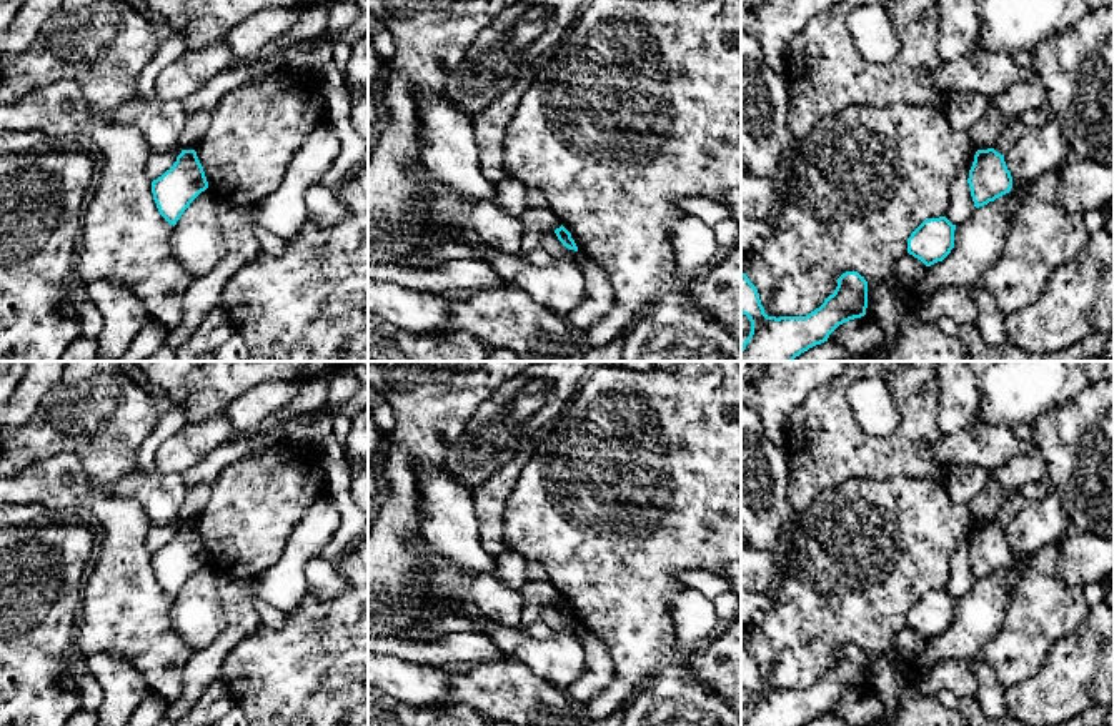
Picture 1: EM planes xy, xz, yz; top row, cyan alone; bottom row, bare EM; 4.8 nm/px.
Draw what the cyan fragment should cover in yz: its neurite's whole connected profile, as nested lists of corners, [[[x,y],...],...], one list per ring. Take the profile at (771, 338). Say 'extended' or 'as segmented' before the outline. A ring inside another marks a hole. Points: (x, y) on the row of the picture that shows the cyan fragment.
as segmented; [[[741,271],[741,313],[751,321],[751,333],[741,346],[741,361],[793,361],[809,348],[828,341],[829,335],[843,323],[861,318],[868,308],[868,281],[858,271],[846,271],[838,278],[838,286],[824,303],[806,316],[768,316],[756,286]]]

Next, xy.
as segmented; [[[182,150],[173,167],[152,182],[157,208],[173,226],[206,188],[208,182],[195,150]]]

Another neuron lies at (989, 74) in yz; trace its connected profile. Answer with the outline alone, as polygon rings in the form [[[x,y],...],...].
[[[979,50],[951,62],[942,62],[929,77],[929,83],[946,97],[974,92],[986,98],[1001,95],[1009,87],[1039,77],[1034,68],[1019,68],[1007,52]]]

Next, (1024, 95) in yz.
[[[1036,77],[1031,82],[1019,82],[1001,95],[989,100],[1002,117],[1004,128],[1019,120],[1019,115],[1031,108],[1041,108],[1047,100],[1044,82]]]

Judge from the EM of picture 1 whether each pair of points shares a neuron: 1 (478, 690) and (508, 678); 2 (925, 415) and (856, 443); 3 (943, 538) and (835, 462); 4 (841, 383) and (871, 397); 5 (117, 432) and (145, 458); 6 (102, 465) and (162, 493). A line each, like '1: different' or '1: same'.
1: same
2: same
3: different
4: different
5: different
6: different

